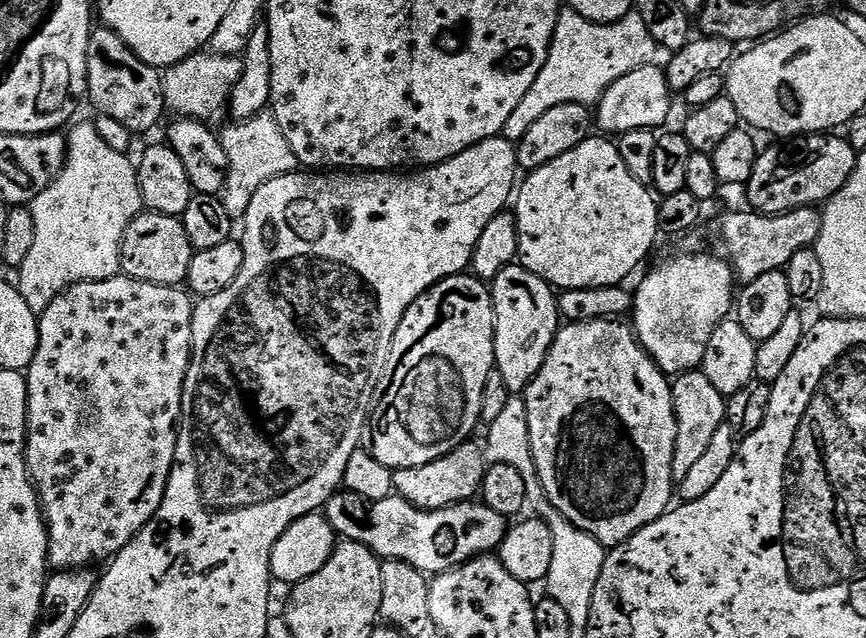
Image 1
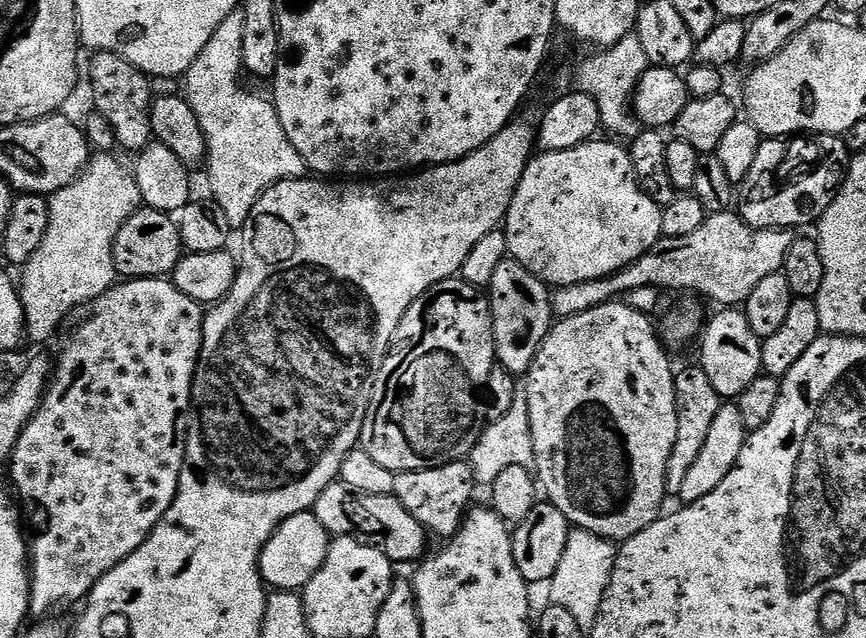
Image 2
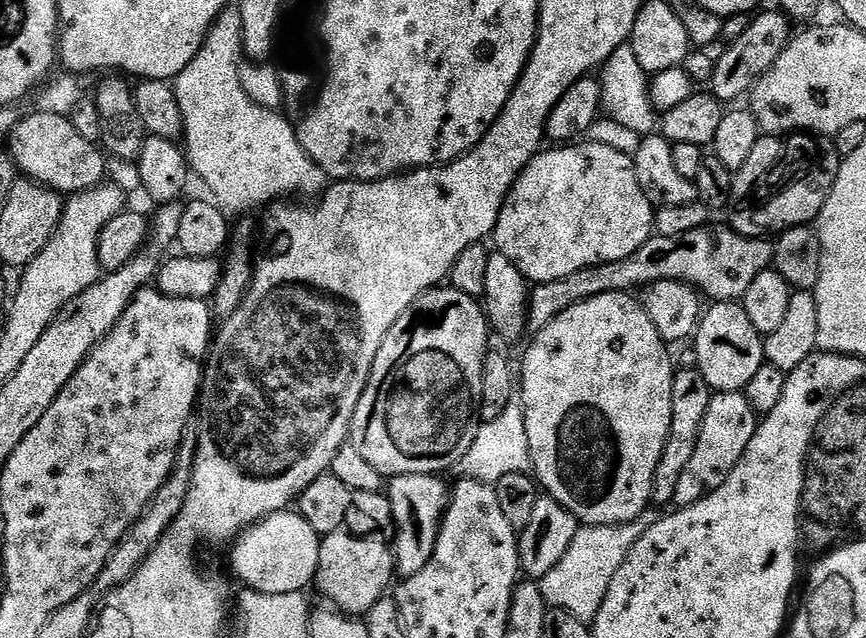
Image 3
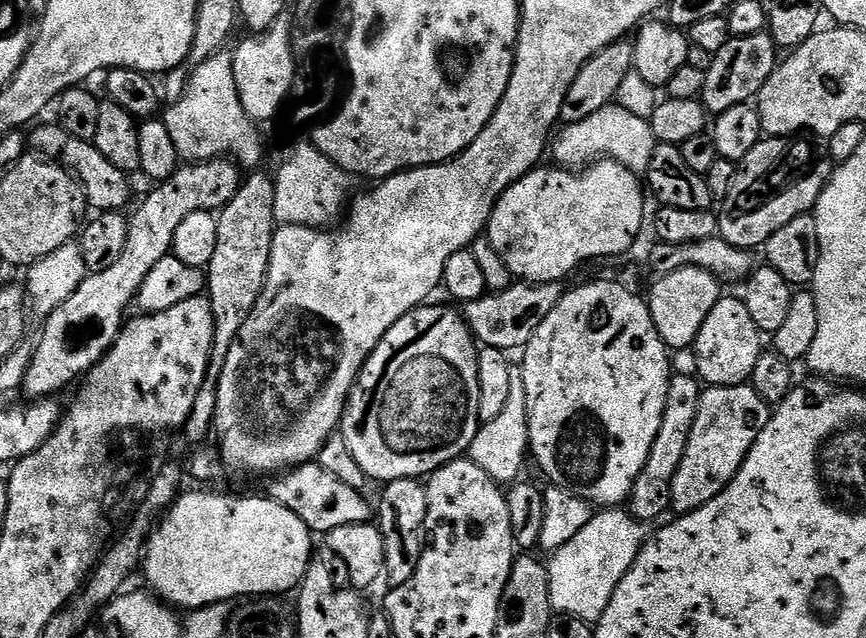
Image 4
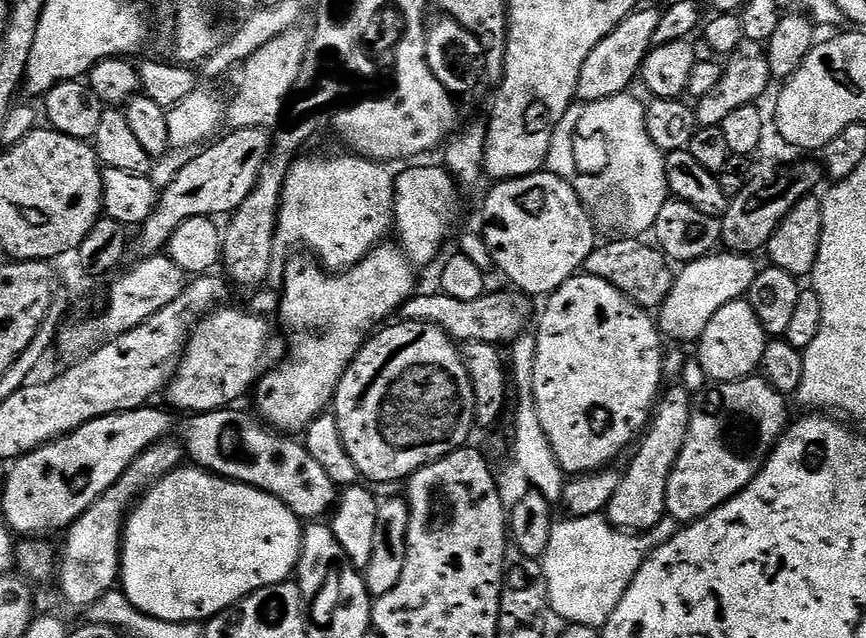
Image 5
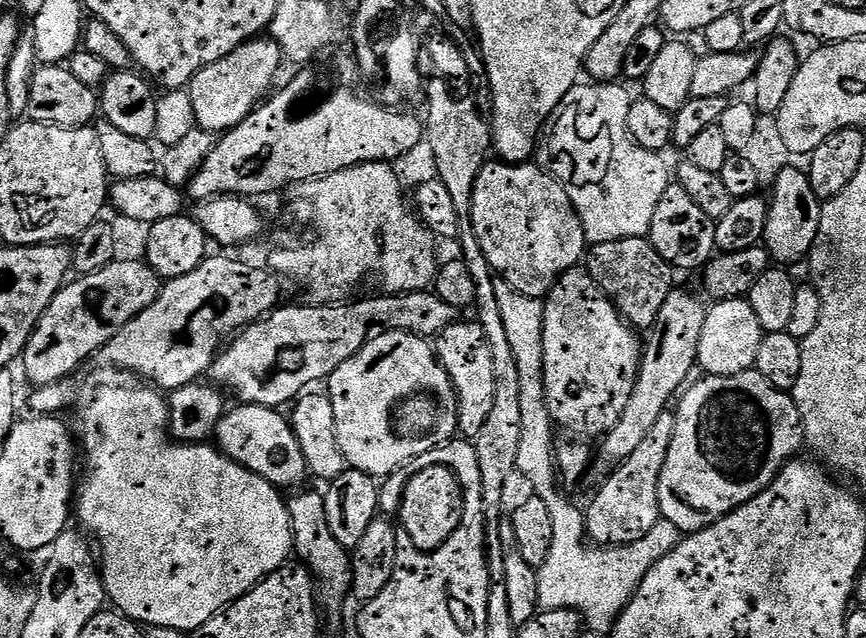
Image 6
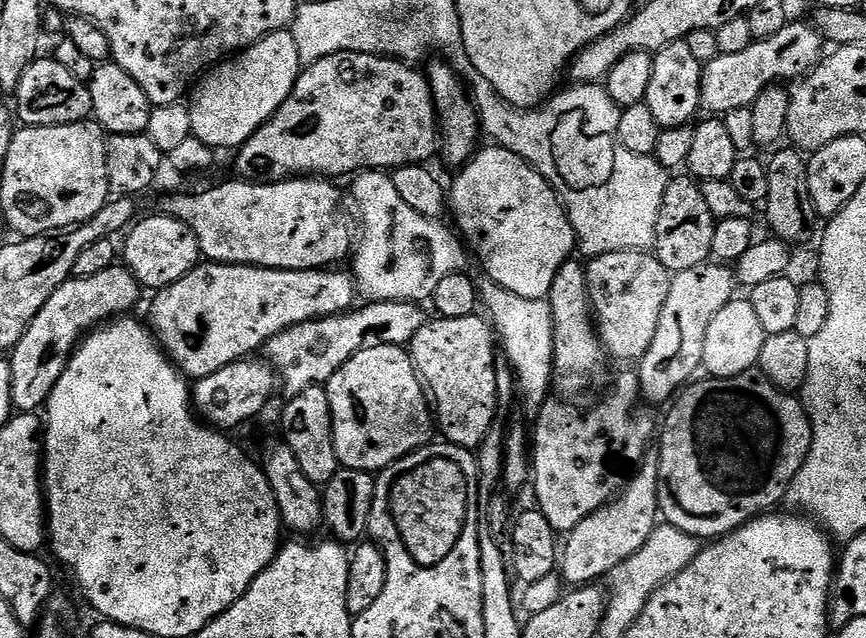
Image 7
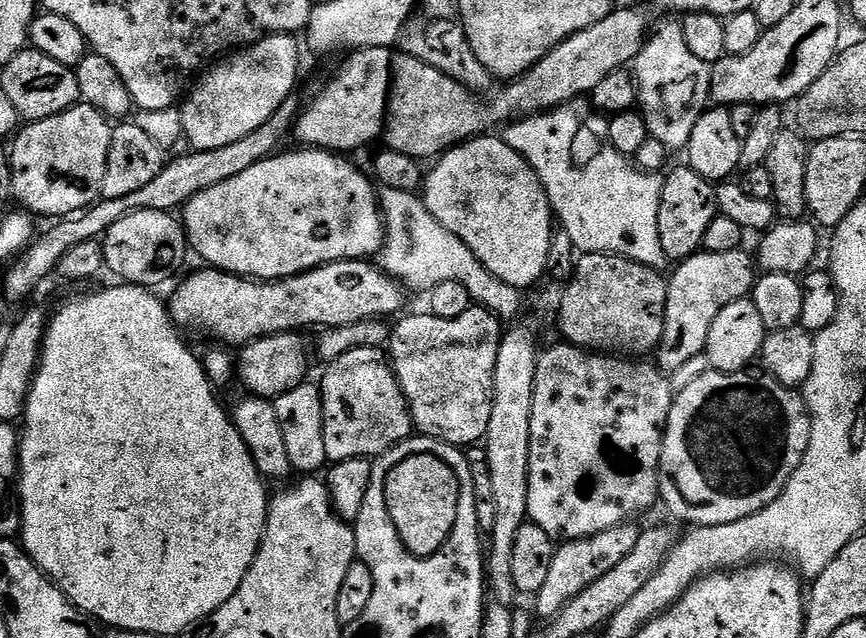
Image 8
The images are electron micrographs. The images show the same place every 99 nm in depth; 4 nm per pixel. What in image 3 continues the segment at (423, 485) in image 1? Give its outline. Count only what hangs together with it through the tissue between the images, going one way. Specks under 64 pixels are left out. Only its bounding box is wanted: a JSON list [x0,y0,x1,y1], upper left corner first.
[386,474,449,580]

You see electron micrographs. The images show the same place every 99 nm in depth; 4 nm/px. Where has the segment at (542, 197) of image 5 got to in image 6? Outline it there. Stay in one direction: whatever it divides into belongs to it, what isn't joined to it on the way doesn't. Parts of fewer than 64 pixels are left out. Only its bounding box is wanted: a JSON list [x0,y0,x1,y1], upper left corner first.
[472,162,586,298]

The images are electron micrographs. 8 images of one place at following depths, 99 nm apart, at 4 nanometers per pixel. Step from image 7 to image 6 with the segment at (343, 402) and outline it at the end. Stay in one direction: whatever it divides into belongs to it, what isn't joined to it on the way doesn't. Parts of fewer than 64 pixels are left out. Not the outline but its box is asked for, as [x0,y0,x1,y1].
[326,330,460,478]

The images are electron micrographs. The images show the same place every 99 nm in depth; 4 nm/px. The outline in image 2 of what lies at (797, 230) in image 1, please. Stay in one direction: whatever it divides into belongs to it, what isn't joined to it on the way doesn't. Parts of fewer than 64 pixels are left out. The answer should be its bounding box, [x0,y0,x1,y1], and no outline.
[552,211,793,318]

